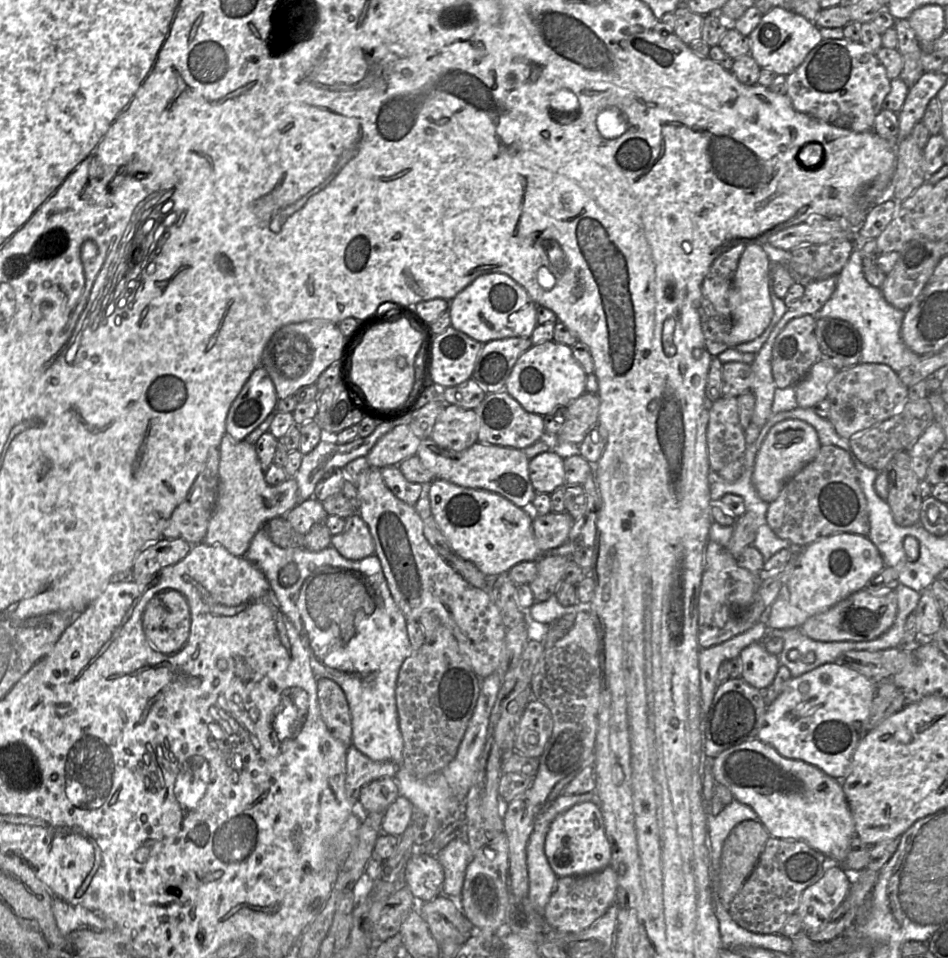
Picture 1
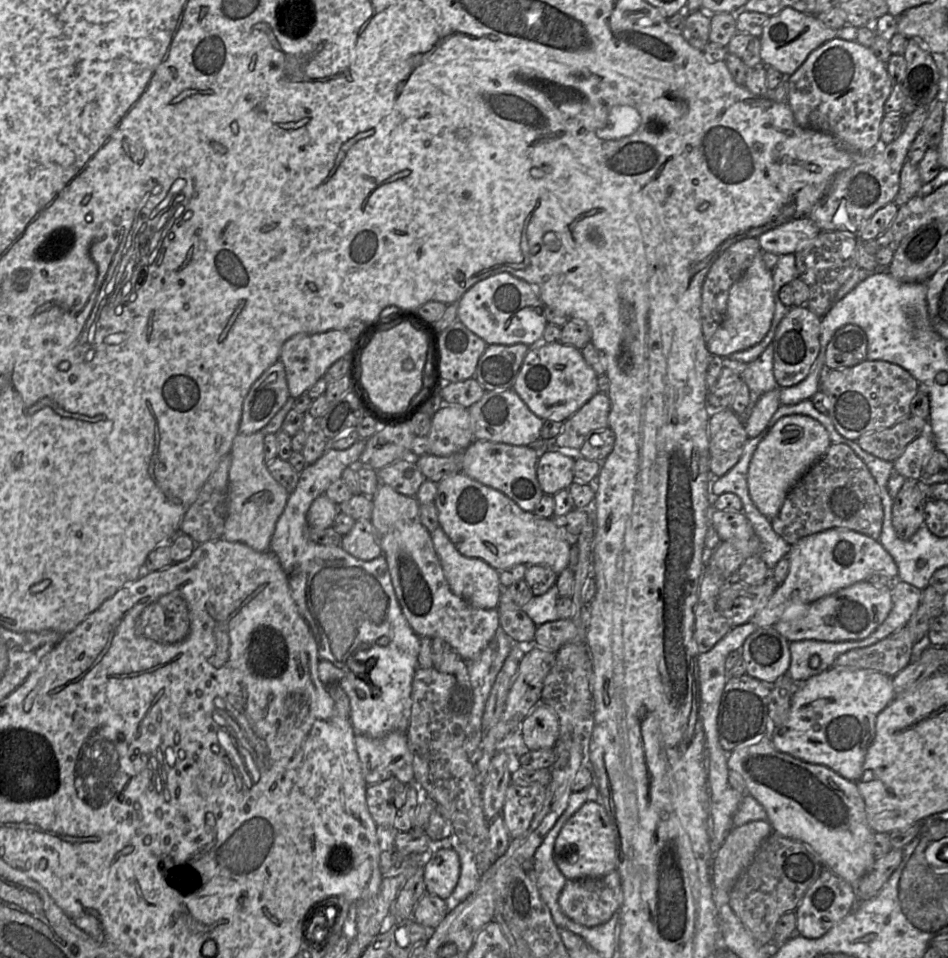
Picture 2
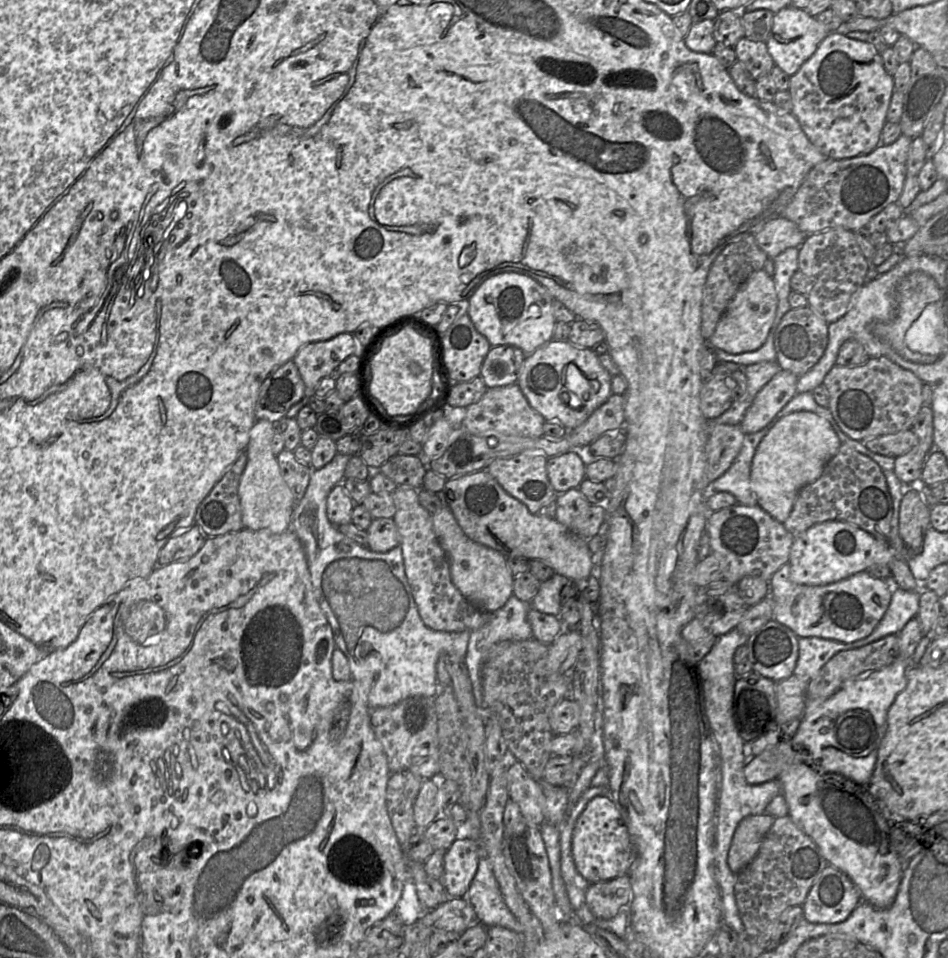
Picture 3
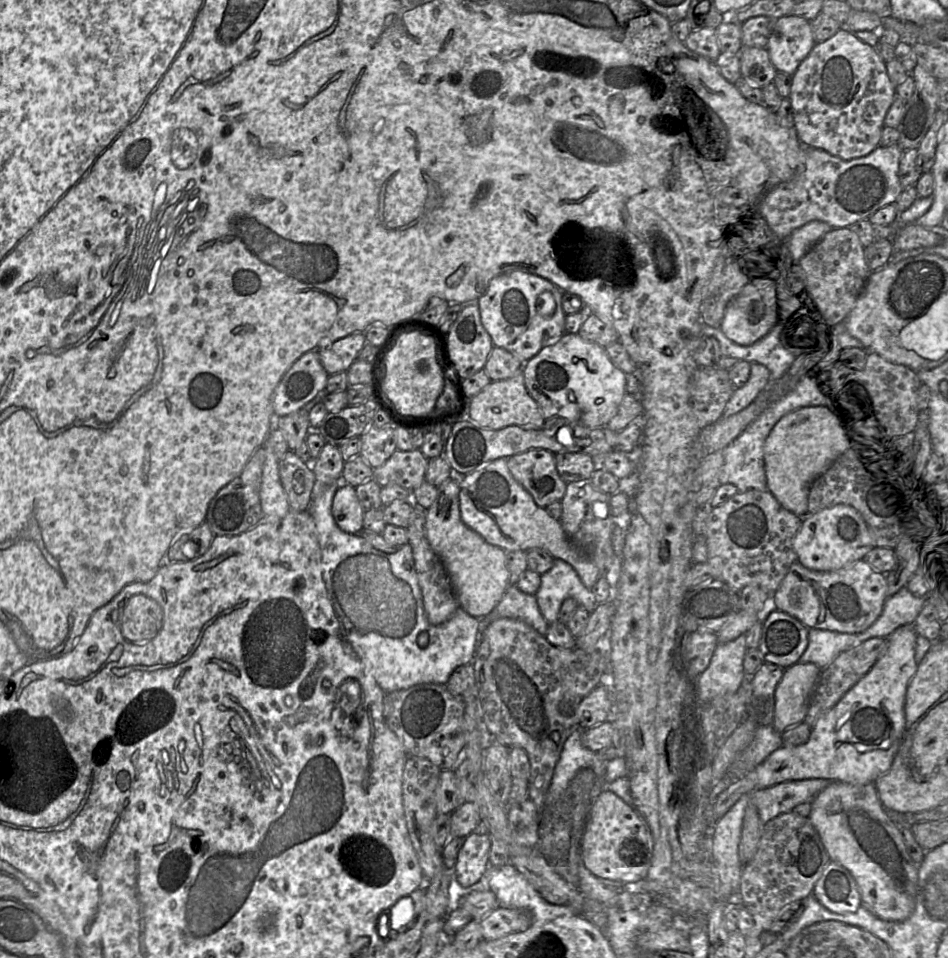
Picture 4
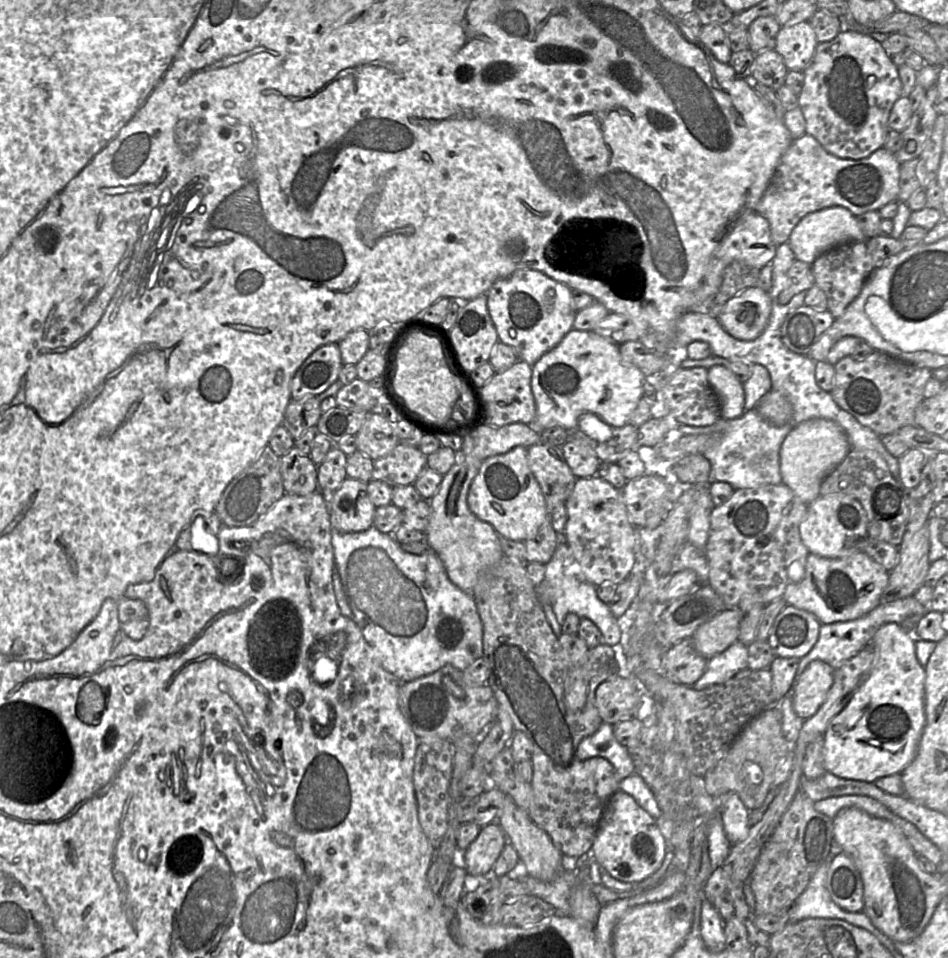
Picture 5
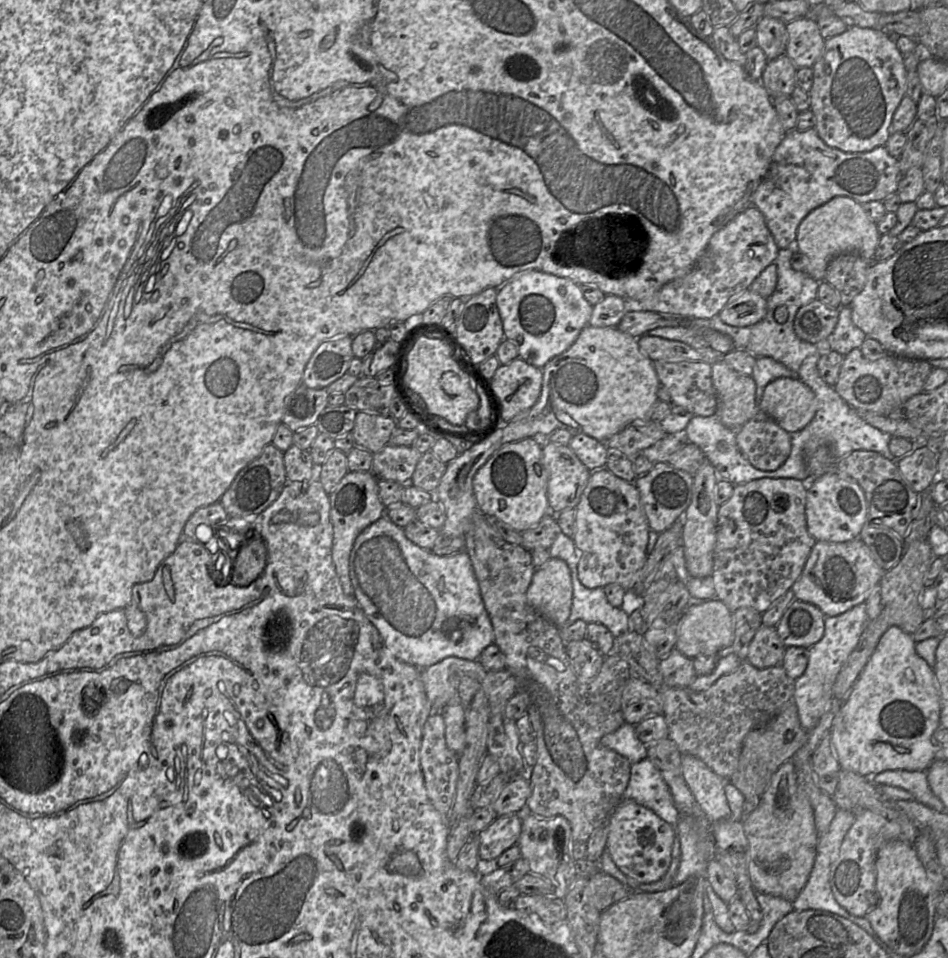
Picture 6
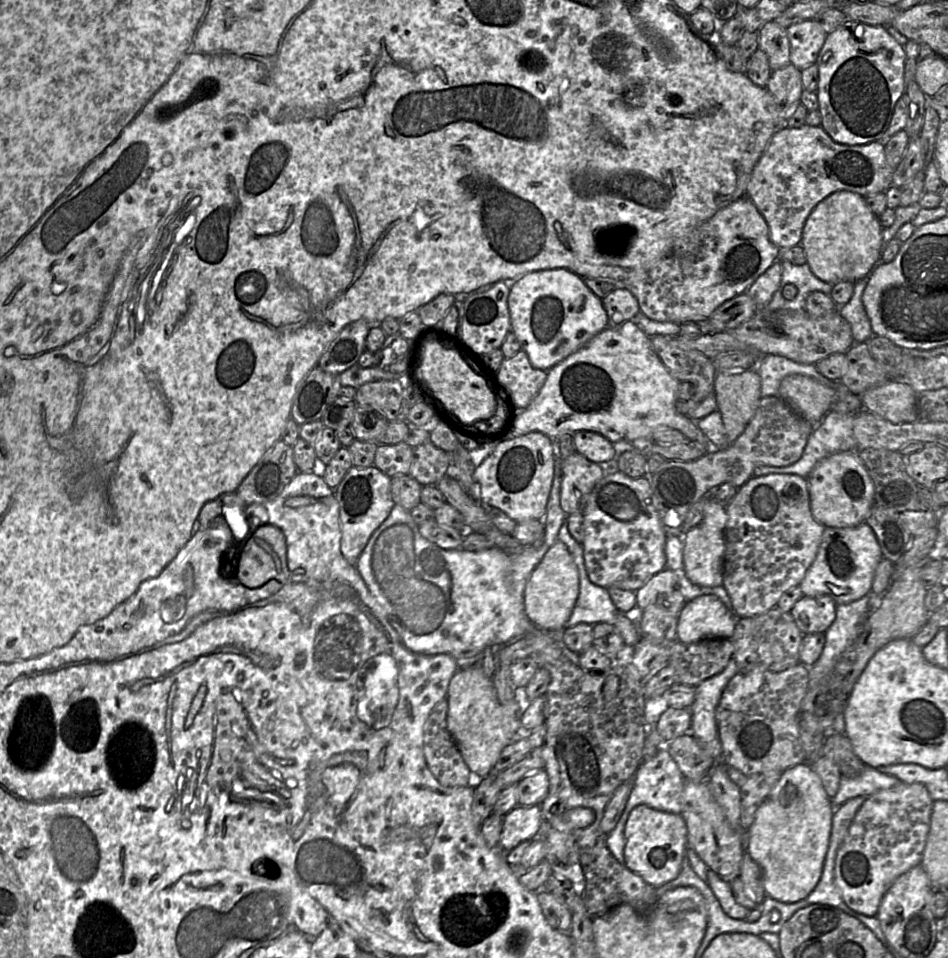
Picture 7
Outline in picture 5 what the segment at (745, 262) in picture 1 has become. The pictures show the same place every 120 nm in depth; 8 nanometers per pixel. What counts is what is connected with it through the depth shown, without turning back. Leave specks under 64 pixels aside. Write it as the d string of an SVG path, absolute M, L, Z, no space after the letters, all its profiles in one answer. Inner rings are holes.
M753 286L727 301L717 318L732 337L751 341L766 328L771 310L772 300L769 293Z

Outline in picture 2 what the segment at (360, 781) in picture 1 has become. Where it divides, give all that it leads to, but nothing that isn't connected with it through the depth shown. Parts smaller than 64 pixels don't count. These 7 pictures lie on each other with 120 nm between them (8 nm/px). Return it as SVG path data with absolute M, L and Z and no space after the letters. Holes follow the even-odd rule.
M393 732L380 738L355 734L354 747L366 786L390 778L415 786L413 755L406 733Z

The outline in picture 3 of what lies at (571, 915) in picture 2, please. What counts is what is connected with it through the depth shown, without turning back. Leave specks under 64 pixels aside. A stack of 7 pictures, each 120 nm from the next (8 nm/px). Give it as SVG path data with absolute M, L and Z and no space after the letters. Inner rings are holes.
M627 875L594 882L585 894L588 908L599 919L611 919L628 906L631 899L631 884Z

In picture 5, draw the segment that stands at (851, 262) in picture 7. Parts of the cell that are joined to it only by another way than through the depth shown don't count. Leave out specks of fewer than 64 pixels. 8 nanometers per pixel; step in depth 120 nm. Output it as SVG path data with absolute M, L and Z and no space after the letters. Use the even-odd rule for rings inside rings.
M833 206L803 217L792 230L788 243L797 260L812 265L819 256L837 246L867 240L858 226L856 216L844 207Z

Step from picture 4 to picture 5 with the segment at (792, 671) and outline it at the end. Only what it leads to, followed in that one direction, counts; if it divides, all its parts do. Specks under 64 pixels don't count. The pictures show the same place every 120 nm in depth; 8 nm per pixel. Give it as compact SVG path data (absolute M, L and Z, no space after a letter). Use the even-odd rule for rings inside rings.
M814 660L806 667L790 693L797 716L807 720L818 711L833 684L833 674L834 669L820 660Z

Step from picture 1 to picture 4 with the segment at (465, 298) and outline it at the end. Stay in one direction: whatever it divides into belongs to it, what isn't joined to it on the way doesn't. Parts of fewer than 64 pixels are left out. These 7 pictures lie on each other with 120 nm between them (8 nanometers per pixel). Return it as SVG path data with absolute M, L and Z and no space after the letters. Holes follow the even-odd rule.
M513 270L492 278L477 305L481 323L494 346L508 350L525 363L565 333L562 296L563 292L547 279Z

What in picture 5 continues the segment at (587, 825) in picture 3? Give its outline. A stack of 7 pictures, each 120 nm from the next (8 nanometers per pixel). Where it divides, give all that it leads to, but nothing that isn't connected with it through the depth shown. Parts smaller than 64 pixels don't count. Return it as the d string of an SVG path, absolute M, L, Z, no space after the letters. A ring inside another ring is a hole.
M616 791L607 802L590 851L592 859L614 878L640 882L656 872L667 852L667 841L657 819L624 791Z

